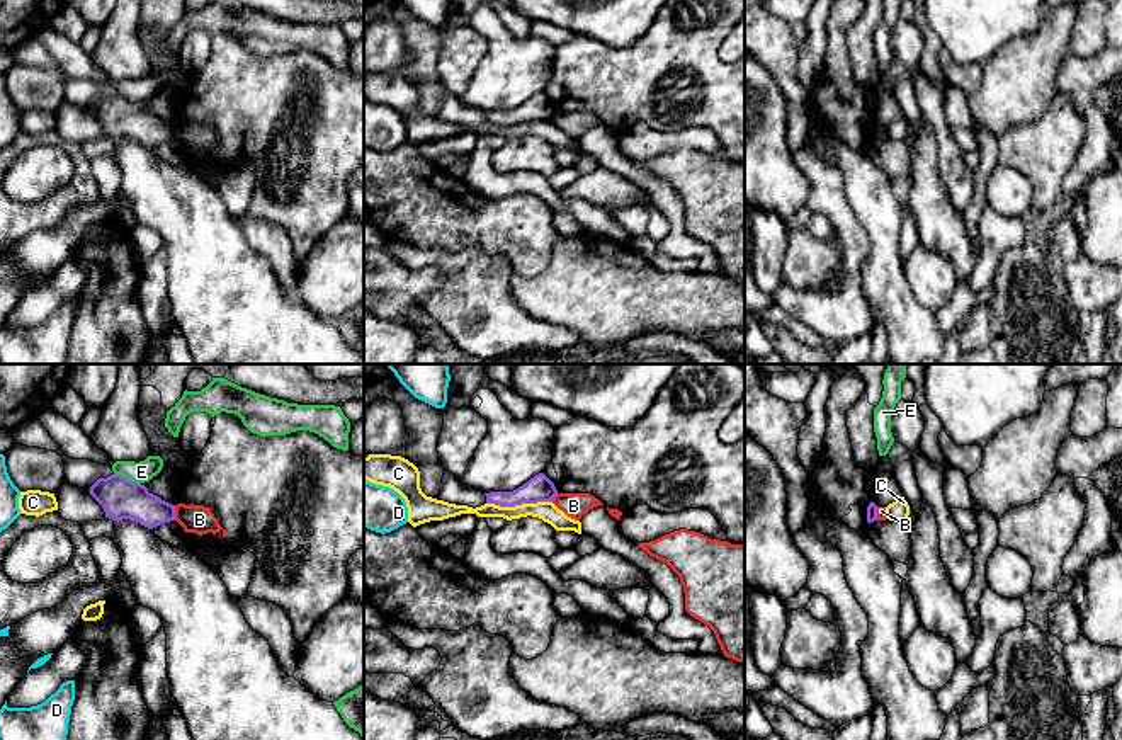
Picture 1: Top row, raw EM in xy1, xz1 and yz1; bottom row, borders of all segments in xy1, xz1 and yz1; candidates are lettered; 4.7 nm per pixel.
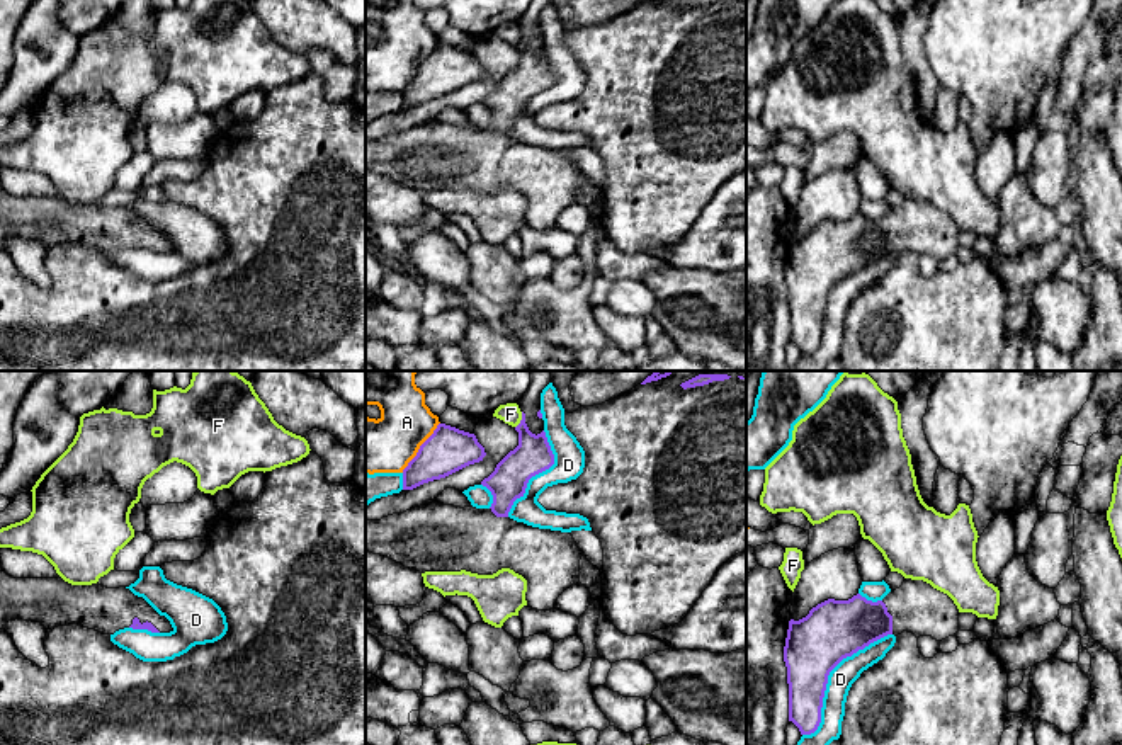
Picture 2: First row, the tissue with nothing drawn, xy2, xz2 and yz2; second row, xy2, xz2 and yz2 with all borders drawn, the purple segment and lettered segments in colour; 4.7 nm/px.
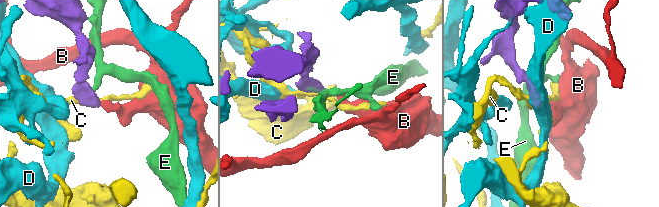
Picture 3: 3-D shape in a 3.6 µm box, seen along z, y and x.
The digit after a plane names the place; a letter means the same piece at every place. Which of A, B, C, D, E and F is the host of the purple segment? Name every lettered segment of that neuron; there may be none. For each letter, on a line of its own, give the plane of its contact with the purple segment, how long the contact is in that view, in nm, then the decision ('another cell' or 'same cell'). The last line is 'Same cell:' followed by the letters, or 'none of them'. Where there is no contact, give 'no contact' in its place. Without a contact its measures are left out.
A: contact in xz2; length 300 nm; another cell
B: contact in xy1; length 70 nm; another cell
C: contact in xz1; length 320 nm; another cell
D: contact in yz2; length 650 nm; another cell
E: contact in xy1; length 140 nm; another cell
F: contact in xz2; length 90 nm; another cell
Same cell: none of them

